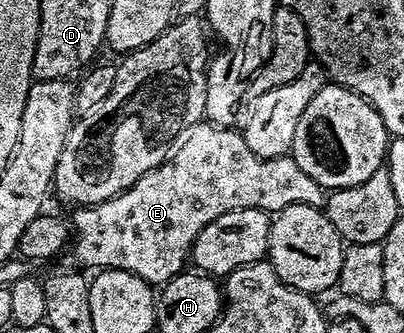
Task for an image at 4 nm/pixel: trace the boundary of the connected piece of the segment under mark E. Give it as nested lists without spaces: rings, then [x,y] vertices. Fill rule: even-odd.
[[[203,121],[186,134],[169,159],[164,160],[155,171],[149,171],[134,187],[104,203],[79,206],[72,220],[72,249],[74,247],[75,257],[86,267],[130,271],[146,283],[161,285],[173,275],[182,274],[198,234],[204,225],[216,221],[216,217],[245,207],[277,213],[293,203],[321,208],[324,189],[312,181],[300,165],[296,165],[293,157],[262,160],[248,149],[241,130],[216,127],[209,121]]]

